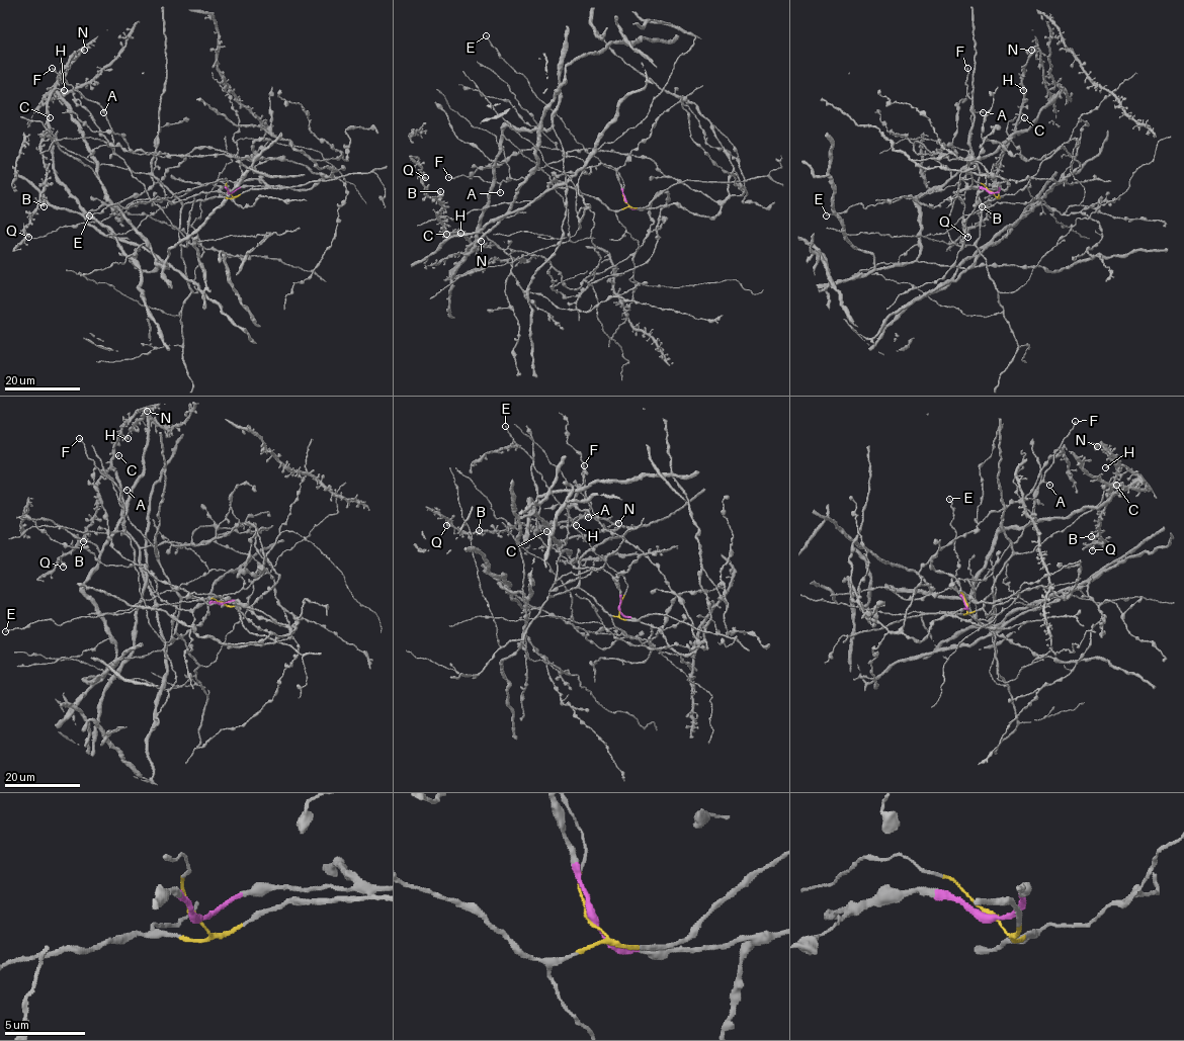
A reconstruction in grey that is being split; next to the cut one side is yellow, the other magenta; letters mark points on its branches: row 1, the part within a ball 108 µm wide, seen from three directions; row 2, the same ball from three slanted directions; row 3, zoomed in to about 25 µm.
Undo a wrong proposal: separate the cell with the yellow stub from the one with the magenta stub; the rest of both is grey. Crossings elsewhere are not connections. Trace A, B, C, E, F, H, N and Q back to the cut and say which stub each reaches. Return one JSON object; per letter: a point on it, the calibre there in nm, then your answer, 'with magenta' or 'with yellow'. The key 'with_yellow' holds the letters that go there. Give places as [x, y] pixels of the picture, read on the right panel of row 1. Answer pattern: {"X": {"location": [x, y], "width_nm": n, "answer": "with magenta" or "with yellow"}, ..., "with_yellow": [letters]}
{"A": {"location": [983, 112], "width_nm": 260, "answer": "with yellow"}, "B": {"location": [982, 206], "width_nm": 440, "answer": "with yellow"}, "C": {"location": [1024, 117], "width_nm": 260, "answer": "with yellow"}, "E": {"location": [826, 215], "width_nm": 160, "answer": "with yellow"}, "F": {"location": [967, 68], "width_nm": 300, "answer": "with yellow"}, "H": {"location": [1023, 90], "width_nm": 480, "answer": "with yellow"}, "N": {"location": [1031, 50], "width_nm": 460, "answer": "with yellow"}, "Q": {"location": [967, 237], "width_nm": 440, "answer": "with yellow"}, "with_yellow": ["A", "B", "C", "E", "F", "H", "N", "Q"]}

